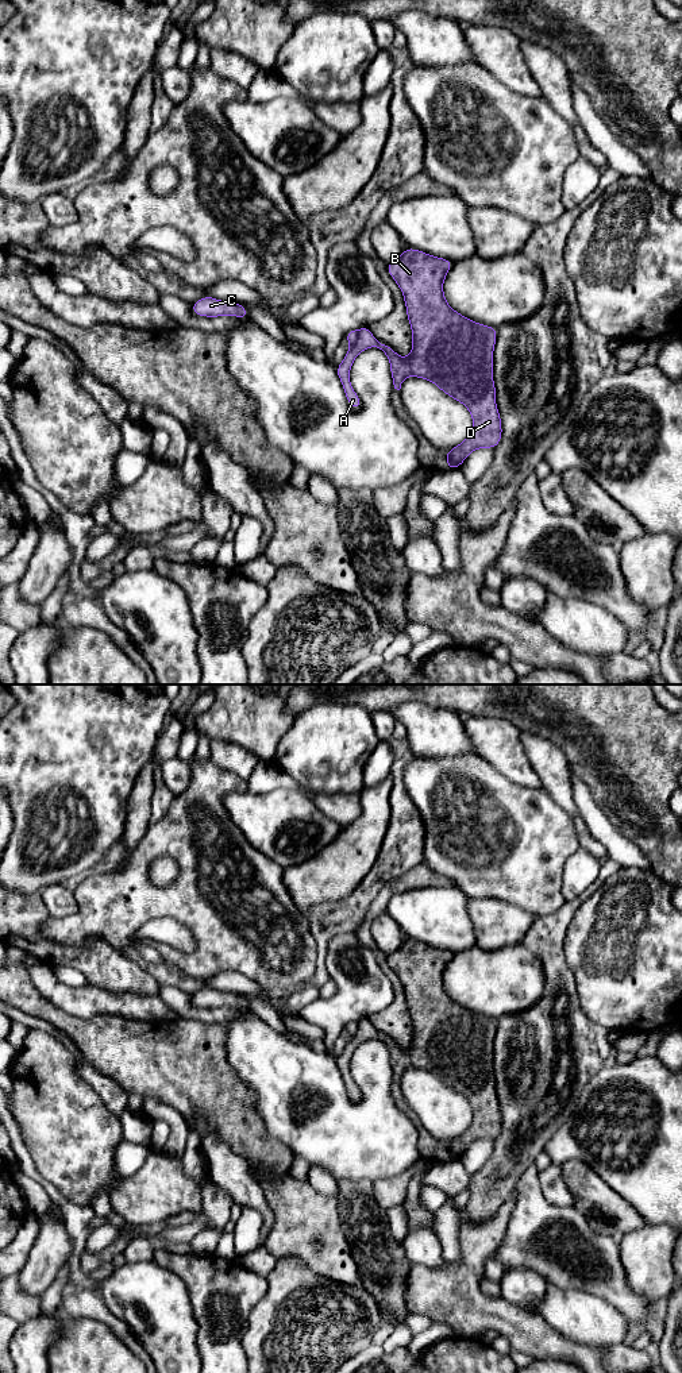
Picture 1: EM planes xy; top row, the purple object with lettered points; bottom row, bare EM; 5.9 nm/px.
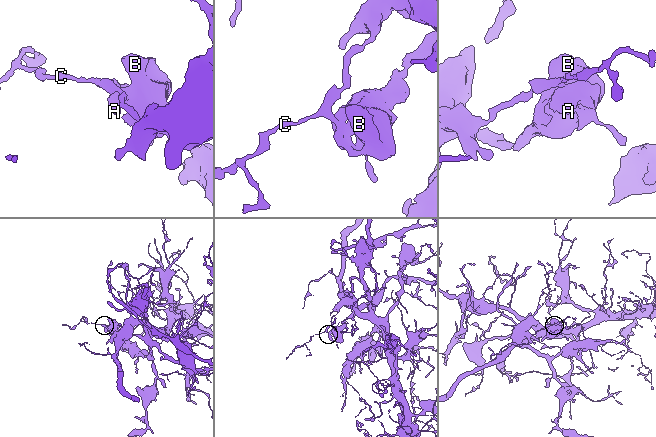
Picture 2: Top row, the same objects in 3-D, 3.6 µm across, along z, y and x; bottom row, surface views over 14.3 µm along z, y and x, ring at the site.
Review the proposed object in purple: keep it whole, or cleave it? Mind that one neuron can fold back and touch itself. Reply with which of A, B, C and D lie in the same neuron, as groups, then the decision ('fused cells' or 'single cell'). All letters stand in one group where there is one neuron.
A B D / C | fused cells

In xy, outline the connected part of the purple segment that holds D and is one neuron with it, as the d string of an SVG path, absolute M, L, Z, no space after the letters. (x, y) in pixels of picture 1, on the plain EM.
M406 938L397 950L388 954L386 963L404 986L406 1008L412 1019L411 1045L408 1049L401 1049L389 1035L379 1034L369 1018L362 1018L357 1021L357 1033L348 1040L342 1054L336 1057L336 1065L346 1089L354 1102L358 1102L362 1094L351 1076L350 1061L357 1048L370 1038L377 1038L388 1048L394 1080L400 1081L405 1069L412 1067L431 1072L443 1084L463 1095L469 1100L474 1115L470 1126L461 1135L446 1142L447 1161L459 1160L474 1141L496 1139L502 1127L493 1072L493 1042L497 1019L475 1014L448 996L444 990L443 975L452 956L454 953L450 950L438 949L411 938Z

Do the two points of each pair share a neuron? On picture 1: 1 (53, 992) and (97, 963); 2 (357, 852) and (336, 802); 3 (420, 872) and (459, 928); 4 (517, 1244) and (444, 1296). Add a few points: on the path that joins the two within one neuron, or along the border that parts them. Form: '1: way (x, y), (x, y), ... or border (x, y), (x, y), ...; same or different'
1: border (87, 983), (118, 991); different
2: border (361, 795), (359, 814), (343, 826); different
3: border (453, 884), (424, 886), (400, 893); different
4: border (508, 1221), (504, 1240), (494, 1250); different

